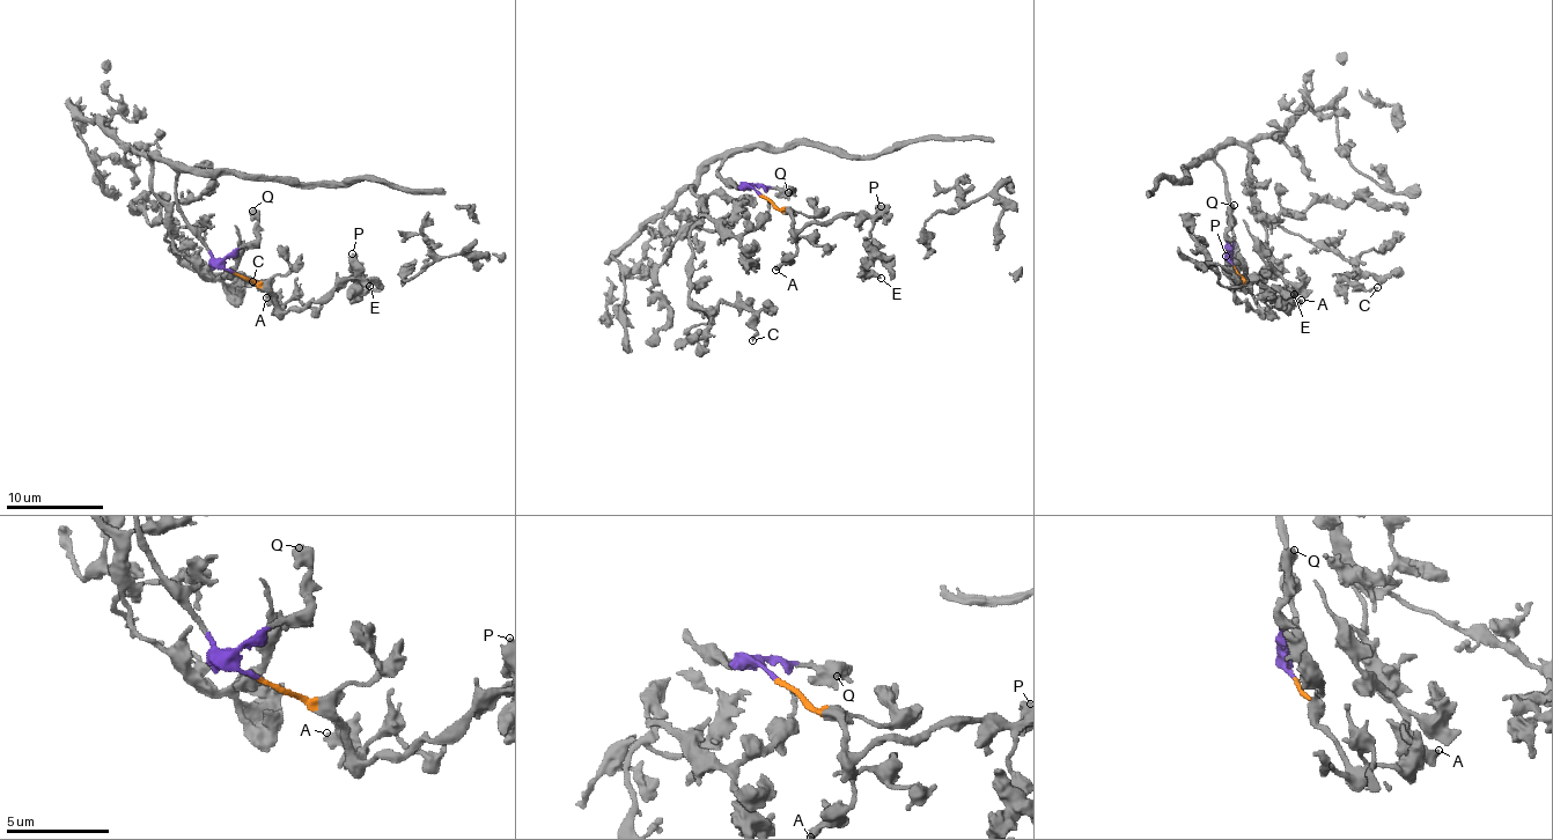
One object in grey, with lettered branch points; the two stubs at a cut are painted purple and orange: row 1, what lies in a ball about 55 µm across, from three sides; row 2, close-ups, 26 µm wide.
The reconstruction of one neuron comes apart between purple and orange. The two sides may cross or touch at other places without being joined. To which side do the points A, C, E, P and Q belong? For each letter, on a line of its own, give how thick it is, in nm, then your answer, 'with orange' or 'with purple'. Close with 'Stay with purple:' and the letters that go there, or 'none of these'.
A: calibre 440 nm; with orange
C: calibre 200 nm; with purple
E: calibre 280 nm; with orange
P: calibre 500 nm; with orange
Q: calibre 650 nm; with purple
Stay with purple: C, Q

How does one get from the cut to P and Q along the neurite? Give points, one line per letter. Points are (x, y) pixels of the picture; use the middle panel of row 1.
P: (762, 193), (784, 210), (794, 228), (846, 215), (876, 214), (881, 211), (880, 205)
Q: (759, 193), (753, 188), (792, 189), (788, 193)

